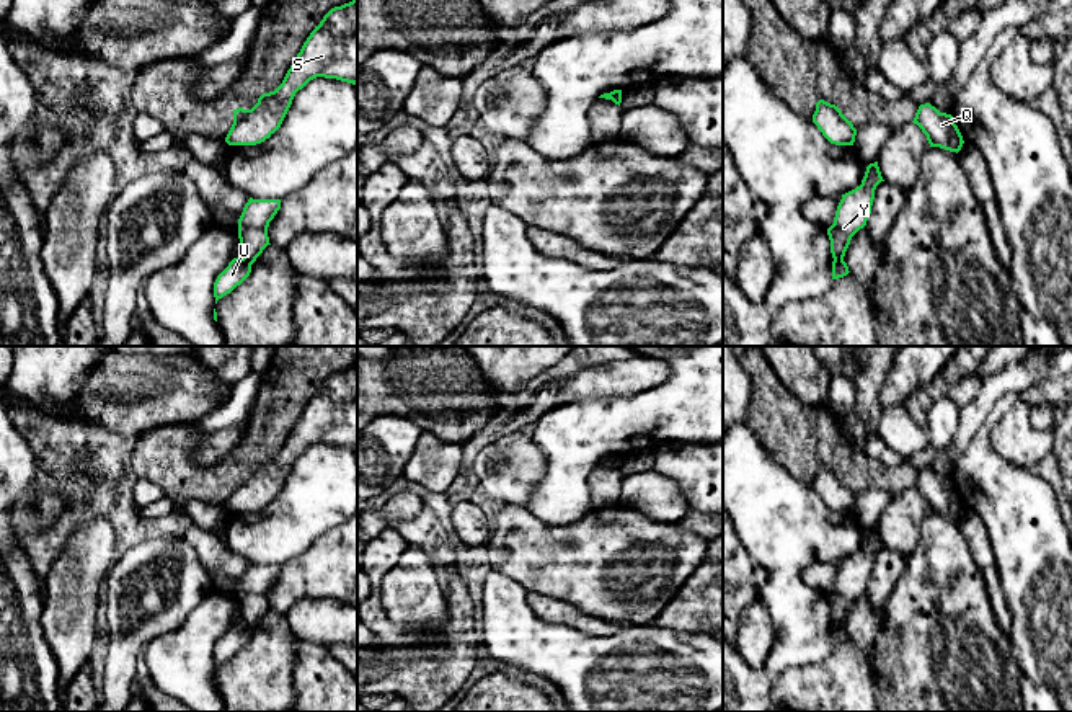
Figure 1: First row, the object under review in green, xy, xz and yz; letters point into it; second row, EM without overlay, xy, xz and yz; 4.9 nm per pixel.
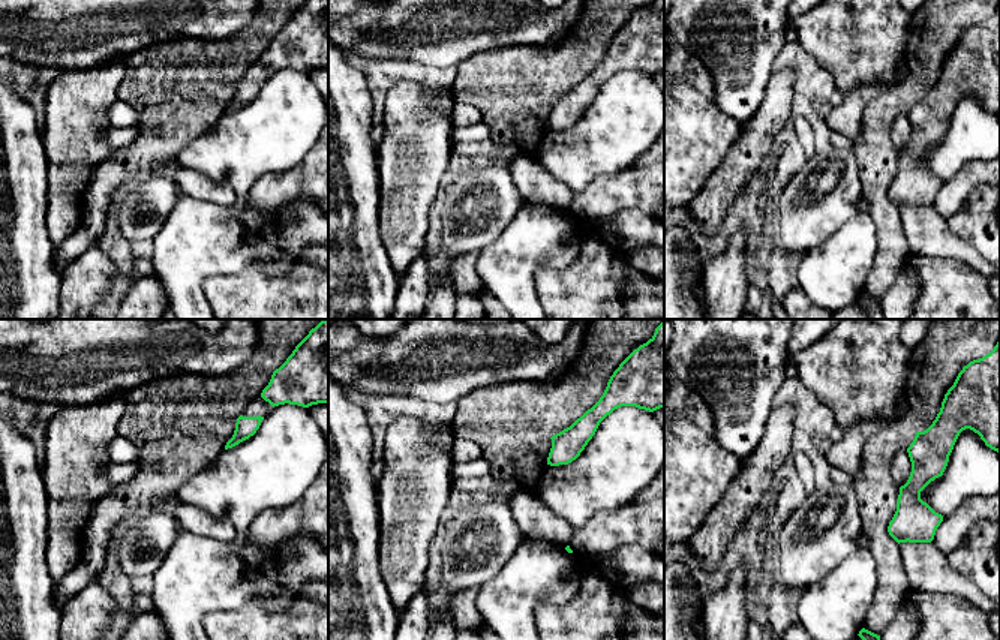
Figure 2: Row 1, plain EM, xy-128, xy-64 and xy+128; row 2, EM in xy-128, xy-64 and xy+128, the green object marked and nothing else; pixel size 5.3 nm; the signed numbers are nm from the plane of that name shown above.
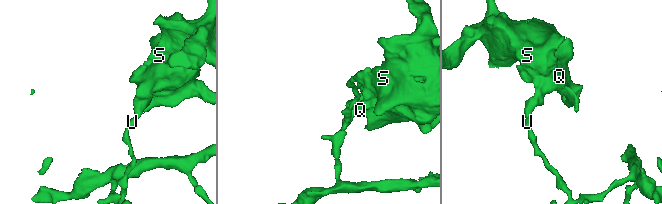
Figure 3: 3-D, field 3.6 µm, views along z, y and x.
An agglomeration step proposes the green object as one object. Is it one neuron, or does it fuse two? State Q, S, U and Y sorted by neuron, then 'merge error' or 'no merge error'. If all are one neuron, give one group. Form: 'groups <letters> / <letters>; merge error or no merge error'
groups Q S Y / U; merge error

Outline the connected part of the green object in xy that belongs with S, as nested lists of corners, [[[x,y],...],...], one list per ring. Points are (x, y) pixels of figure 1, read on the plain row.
[[[357,363],[331,374],[310,398],[282,449],[263,459],[251,475],[233,475],[228,511],[256,511],[282,490],[292,465],[317,443],[357,449]]]

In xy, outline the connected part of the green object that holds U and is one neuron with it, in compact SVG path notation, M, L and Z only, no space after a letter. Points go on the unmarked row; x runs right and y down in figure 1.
M233 624L228 632L217 642L214 648L215 670L224 661L230 660L251 639L251 629L245 624Z

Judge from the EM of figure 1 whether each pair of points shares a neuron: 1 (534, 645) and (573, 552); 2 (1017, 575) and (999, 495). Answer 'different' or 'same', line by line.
1: different
2: same

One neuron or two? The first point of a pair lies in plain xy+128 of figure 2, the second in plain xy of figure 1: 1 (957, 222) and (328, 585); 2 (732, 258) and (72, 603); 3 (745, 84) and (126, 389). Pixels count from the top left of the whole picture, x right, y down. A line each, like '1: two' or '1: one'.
1: two
2: one
3: two

